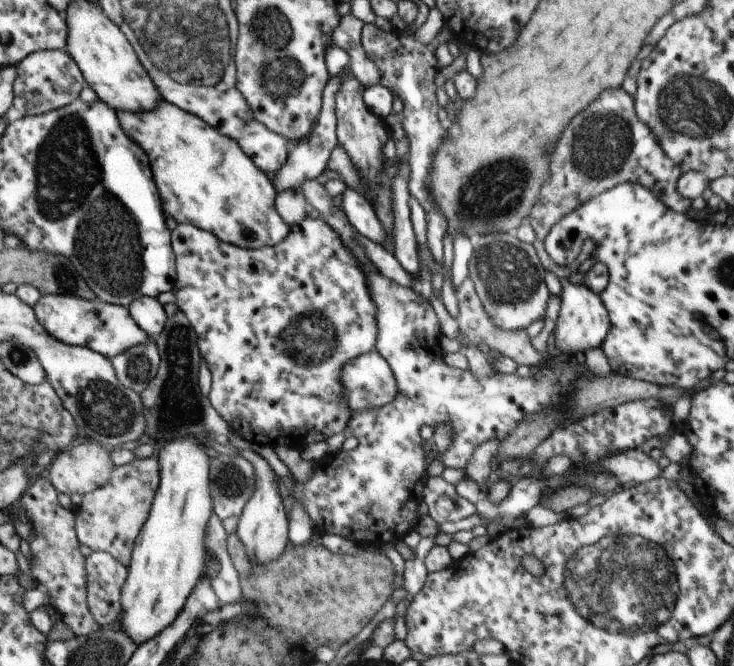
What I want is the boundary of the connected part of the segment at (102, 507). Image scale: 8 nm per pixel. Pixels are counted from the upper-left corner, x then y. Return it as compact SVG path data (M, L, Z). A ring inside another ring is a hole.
M156 454L145 459L135 458L124 466L115 466L108 484L84 495L82 503L76 509L76 528L78 529L79 540L93 551L109 552L125 567L129 567L134 542L136 542L144 522L150 518L151 507L155 502L154 492L156 492L158 484L160 484L160 460Z

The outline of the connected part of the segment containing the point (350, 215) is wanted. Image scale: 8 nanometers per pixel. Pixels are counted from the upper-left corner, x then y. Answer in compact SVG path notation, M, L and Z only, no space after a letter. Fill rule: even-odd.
M345 188L342 194L341 210L347 216L348 222L362 236L372 242L388 248L388 232L380 224L371 201L356 189Z

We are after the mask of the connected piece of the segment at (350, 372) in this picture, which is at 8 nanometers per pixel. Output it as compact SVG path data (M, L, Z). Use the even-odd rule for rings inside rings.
M375 349L346 362L340 372L340 384L344 386L344 396L346 396L346 402L350 408L348 410L350 418L354 418L356 412L382 408L386 404L390 404L392 400L396 400L396 396L398 396L396 378L392 368Z

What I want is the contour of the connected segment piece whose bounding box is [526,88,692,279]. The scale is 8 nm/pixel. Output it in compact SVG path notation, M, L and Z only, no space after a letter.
M620 88L606 90L600 100L590 104L584 112L580 112L568 128L560 134L559 140L548 148L548 166L550 176L540 188L538 200L532 206L526 222L536 232L533 246L544 266L545 272L552 272L558 278L566 278L578 272L584 260L588 260L596 245L590 239L583 241L577 257L568 266L558 266L546 252L544 240L550 228L560 222L568 212L586 204L590 198L610 190L620 183L636 182L653 191L670 210L680 214L692 211L691 200L686 200L678 192L677 182L682 170L675 165L662 150L656 134L648 124L644 124L636 116L634 98Z

